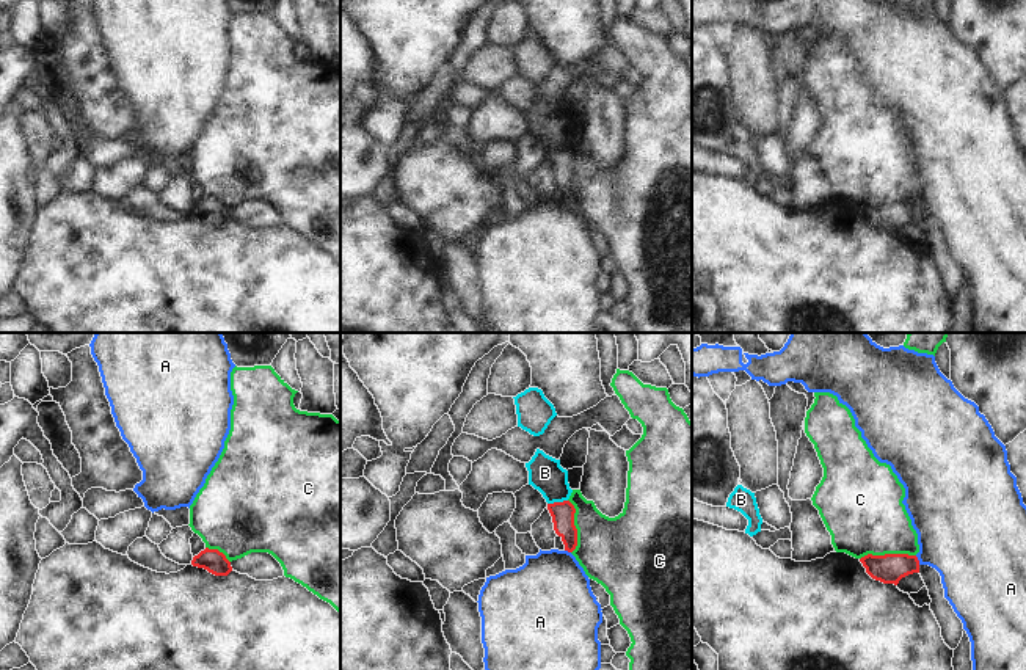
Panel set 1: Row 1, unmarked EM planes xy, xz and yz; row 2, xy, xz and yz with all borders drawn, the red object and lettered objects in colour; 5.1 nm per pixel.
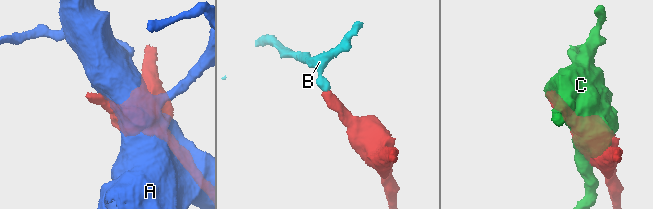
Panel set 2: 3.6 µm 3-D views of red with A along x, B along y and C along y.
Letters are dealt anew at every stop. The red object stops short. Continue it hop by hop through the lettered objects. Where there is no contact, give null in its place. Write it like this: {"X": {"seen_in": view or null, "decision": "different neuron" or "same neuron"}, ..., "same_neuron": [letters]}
{"A": {"seen_in": "yz", "decision": "different neuron"}, "B": {"seen_in": "xz", "decision": "different neuron"}, "C": {"seen_in": "yz", "decision": "different neuron"}, "same_neuron": []}

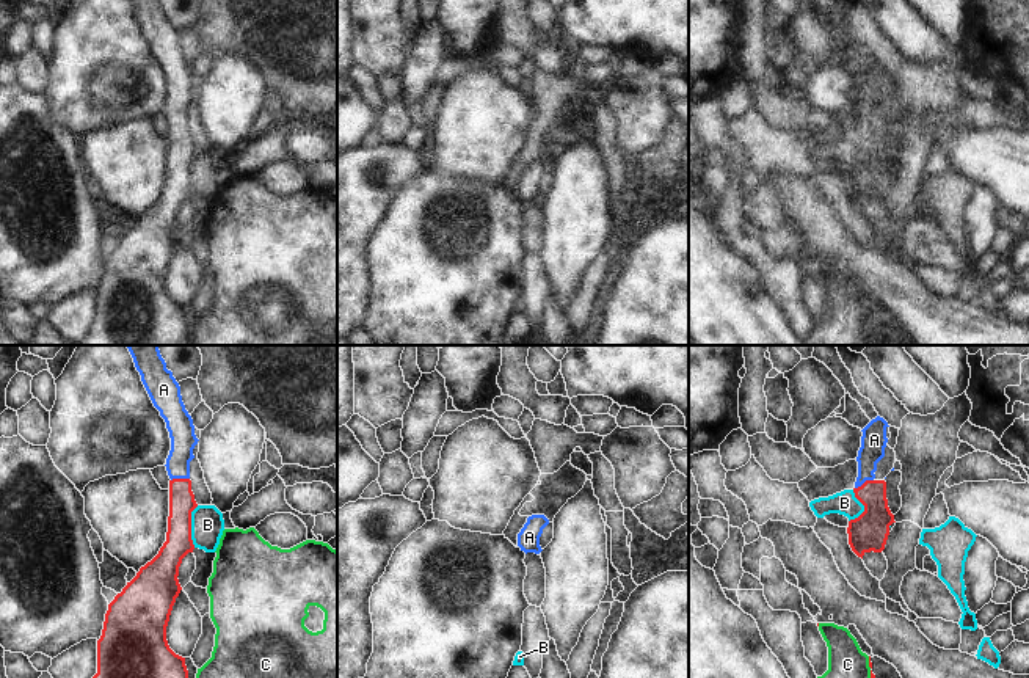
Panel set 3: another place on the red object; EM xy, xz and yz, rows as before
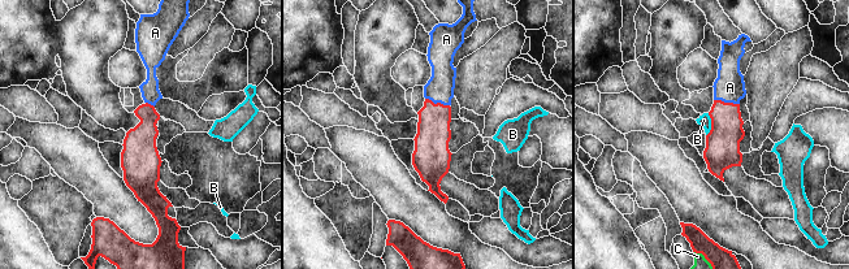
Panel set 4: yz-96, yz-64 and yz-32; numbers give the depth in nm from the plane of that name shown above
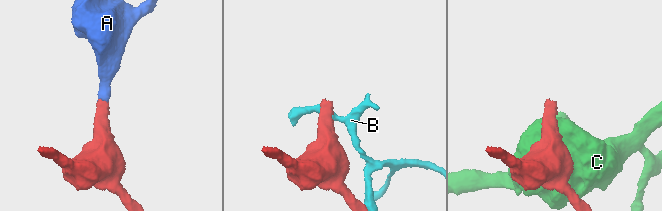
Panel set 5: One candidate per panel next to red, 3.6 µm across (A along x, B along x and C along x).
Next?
{"A": {"seen_in": "xy", "decision": "same neuron"}, "B": {"seen_in": "xy", "decision": "different neuron"}, "C": {"seen_in": "yz", "decision": "different neuron"}, "same_neuron": ["A"]}

